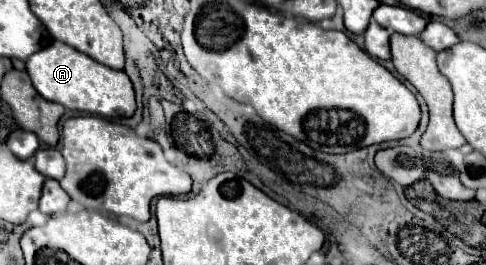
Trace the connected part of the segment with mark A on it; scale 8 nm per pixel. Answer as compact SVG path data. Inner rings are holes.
M53 41L49 47L33 53L27 59L27 73L33 81L33 87L47 101L61 103L73 111L85 111L115 119L115 117L131 117L137 109L133 85L125 71L109 69L93 61L89 55L61 41Z

